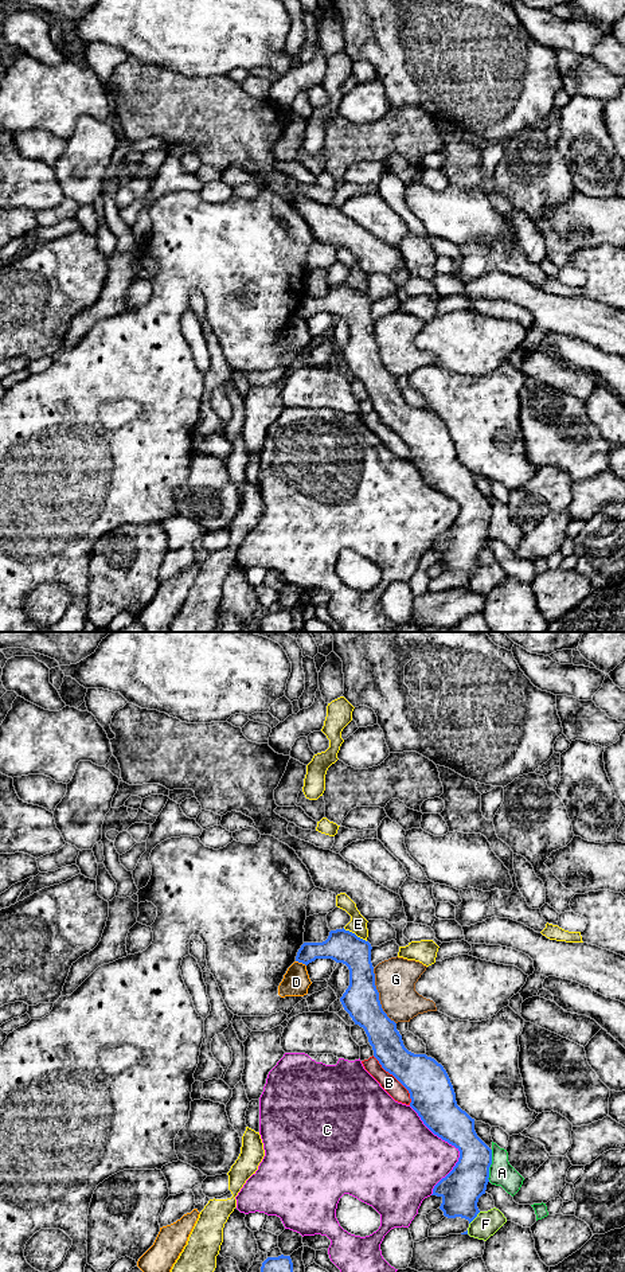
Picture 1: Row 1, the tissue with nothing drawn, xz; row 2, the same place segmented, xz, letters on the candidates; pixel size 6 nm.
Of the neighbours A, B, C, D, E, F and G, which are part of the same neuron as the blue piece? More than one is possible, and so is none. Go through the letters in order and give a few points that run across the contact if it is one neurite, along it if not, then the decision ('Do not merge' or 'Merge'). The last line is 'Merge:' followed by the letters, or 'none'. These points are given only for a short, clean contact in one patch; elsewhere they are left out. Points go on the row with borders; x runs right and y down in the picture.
A: Do not merge
B: Do not merge
C: Do not merge
D: Line: xz (296, 960), (305, 966). Do not merge
E: Do not merge
F: Line: xz (480, 1212), (469, 1224). Do not merge
G: Do not merge
Merge: none

